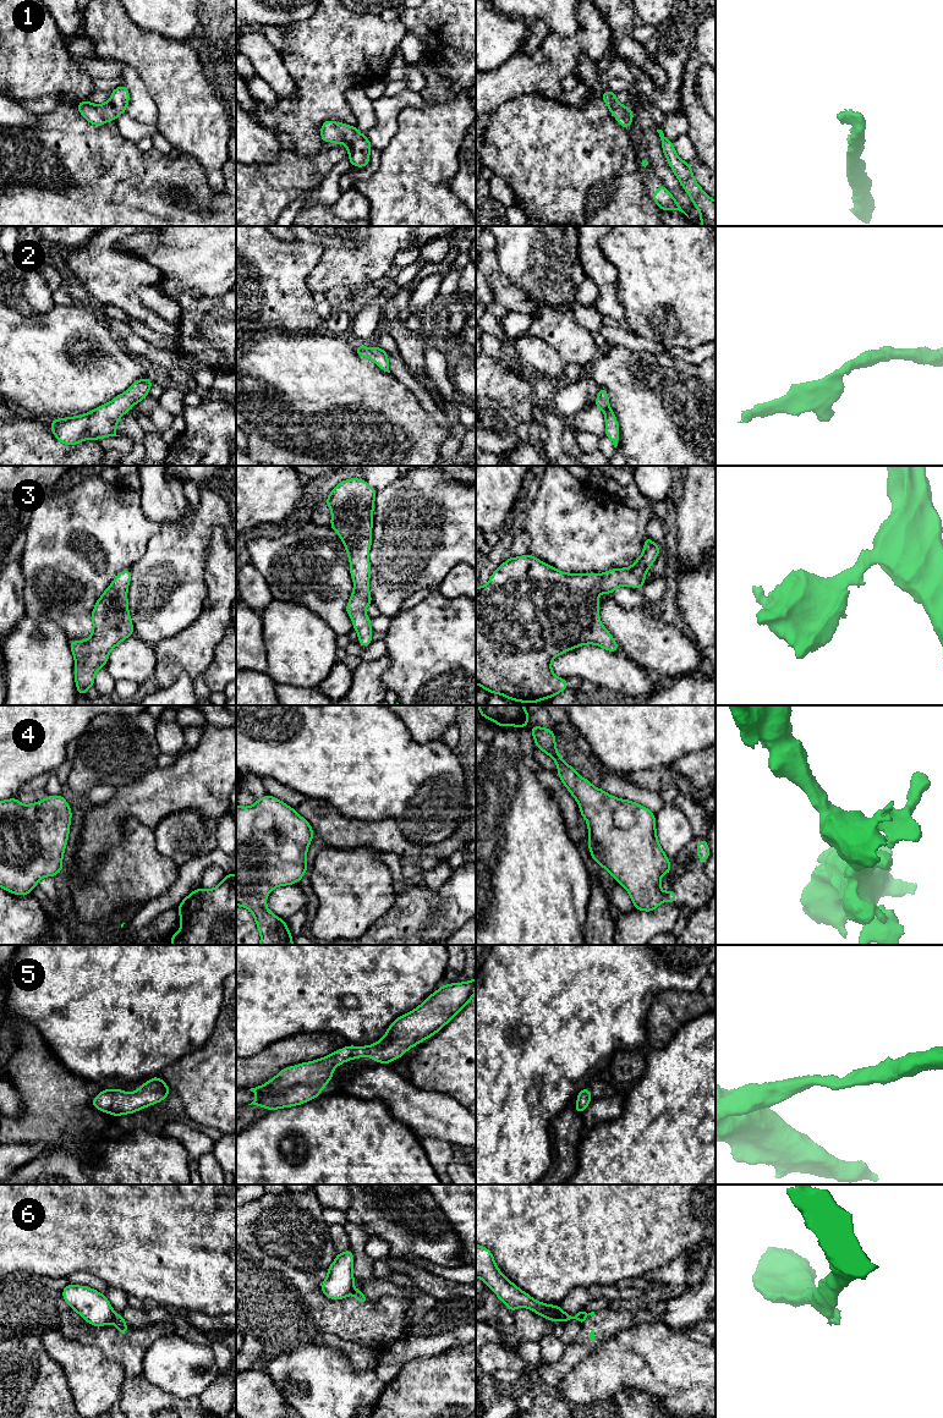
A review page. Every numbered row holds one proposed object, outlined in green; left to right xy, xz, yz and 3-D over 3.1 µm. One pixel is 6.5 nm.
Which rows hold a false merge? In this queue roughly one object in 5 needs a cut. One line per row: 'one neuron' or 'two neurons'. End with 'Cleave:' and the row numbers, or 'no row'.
1: one neuron
2: one neuron
3: one neuron
4: one neuron
5: one neuron
6: two neurons
Cleave: 6

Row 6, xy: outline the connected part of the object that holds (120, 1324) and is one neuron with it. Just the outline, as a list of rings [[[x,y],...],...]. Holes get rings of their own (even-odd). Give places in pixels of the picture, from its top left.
[[[115,1314],[109,1323],[113,1323],[119,1332],[122,1335],[127,1334],[127,1323],[124,1320],[121,1314]],[[108,1323],[108,1324],[109,1324]]]

